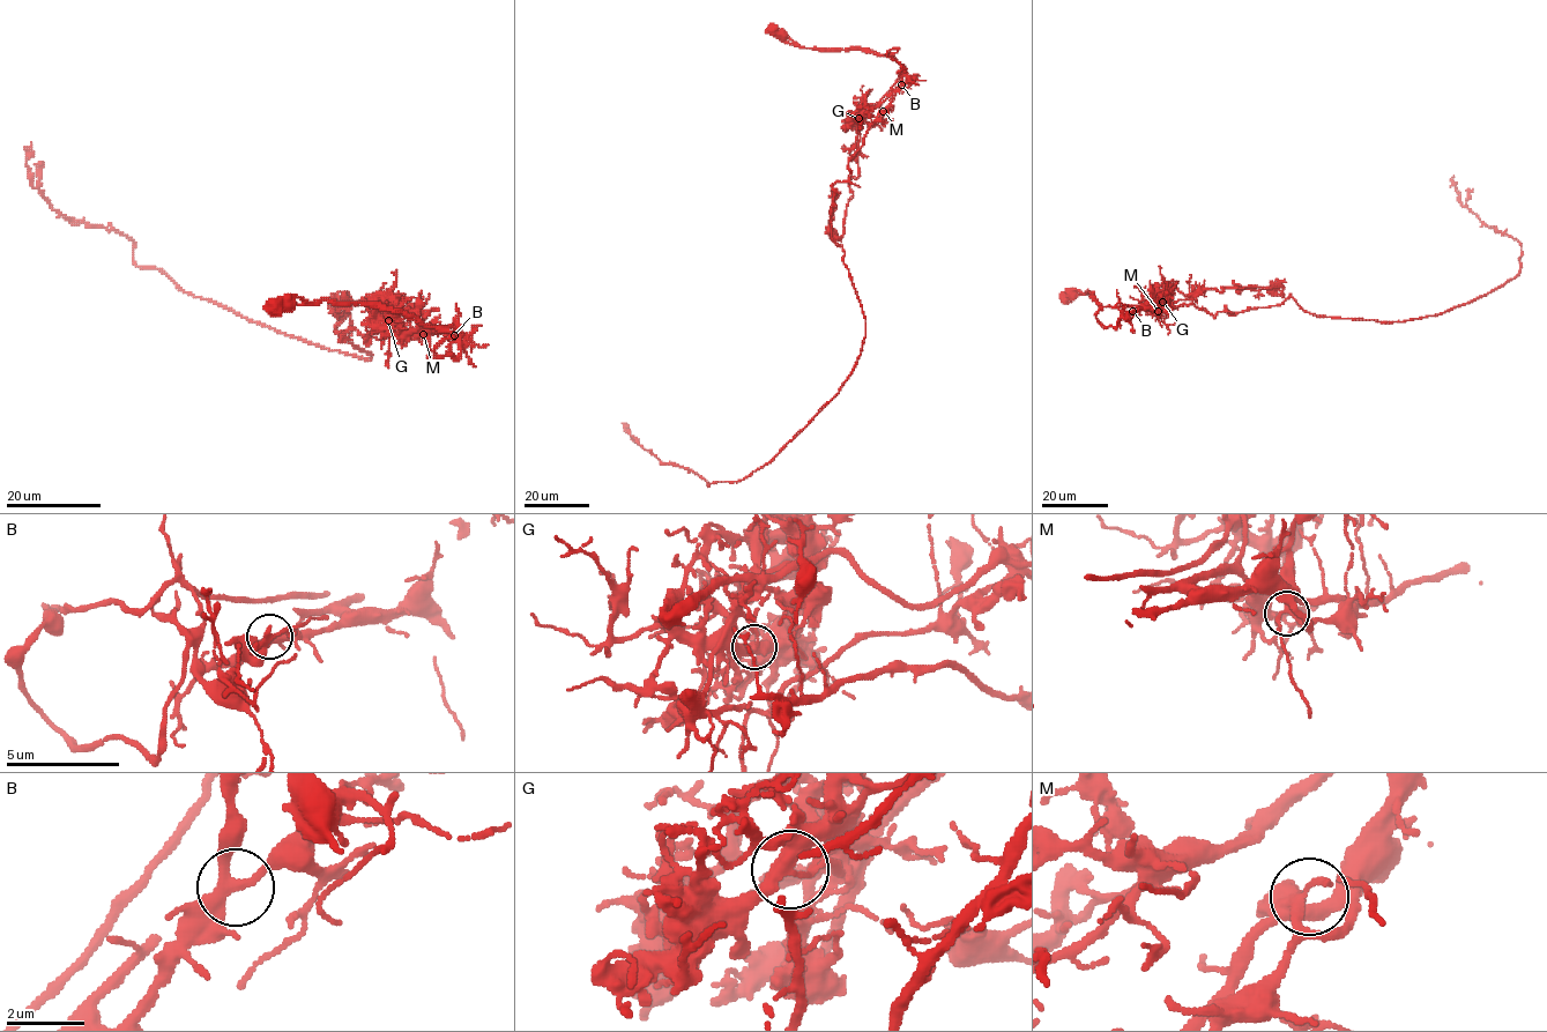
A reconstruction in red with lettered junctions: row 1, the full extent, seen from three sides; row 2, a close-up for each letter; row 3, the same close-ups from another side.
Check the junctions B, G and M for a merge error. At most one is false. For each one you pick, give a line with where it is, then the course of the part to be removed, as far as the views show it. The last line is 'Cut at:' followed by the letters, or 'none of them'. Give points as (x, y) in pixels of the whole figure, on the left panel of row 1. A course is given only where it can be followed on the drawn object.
G: at (388, 320); foreign part runs (388, 320), (415, 316), (459, 328), (423, 325), (377, 303), (321, 298), (281, 297), (280, 317)
Cut at: G

